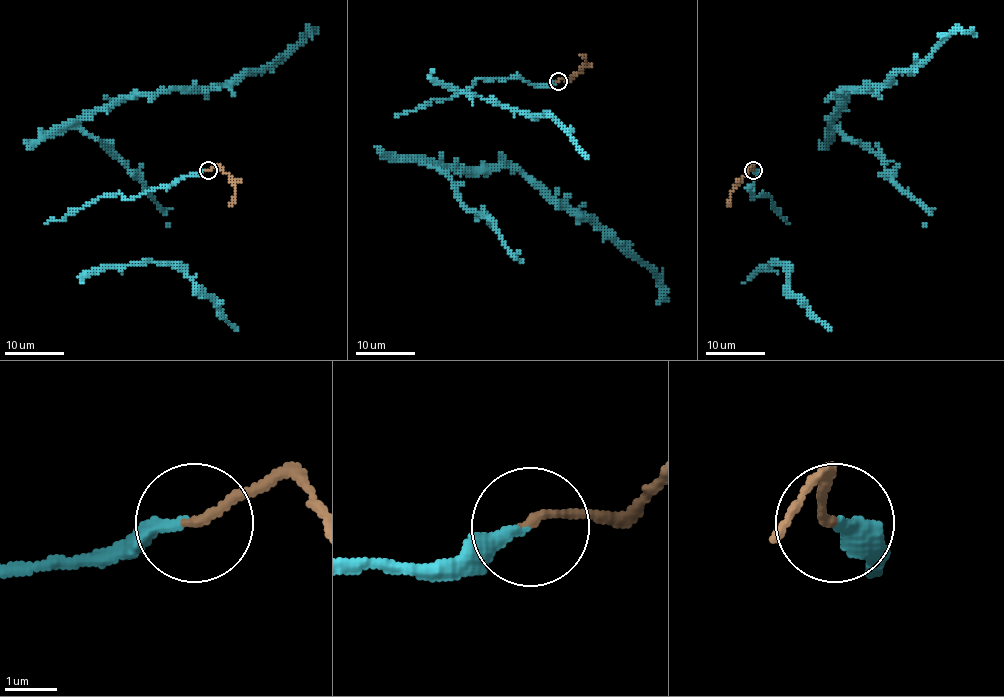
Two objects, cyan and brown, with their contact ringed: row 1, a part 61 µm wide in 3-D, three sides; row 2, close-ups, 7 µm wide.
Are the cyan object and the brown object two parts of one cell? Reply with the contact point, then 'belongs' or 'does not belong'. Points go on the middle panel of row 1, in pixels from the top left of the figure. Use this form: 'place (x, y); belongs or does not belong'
place (558, 81); belongs

